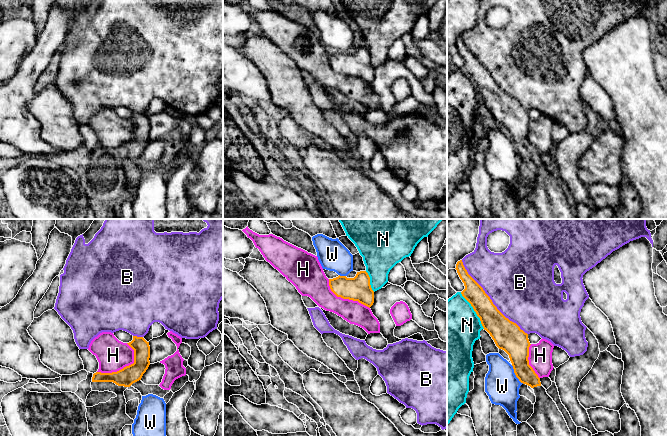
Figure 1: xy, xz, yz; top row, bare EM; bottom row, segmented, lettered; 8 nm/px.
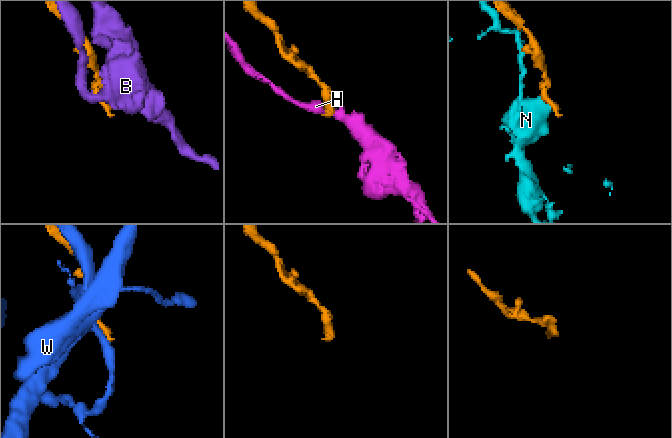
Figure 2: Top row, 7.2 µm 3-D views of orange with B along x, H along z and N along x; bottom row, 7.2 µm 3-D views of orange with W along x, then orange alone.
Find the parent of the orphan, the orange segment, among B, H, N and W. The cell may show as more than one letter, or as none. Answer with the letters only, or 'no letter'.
no letter

